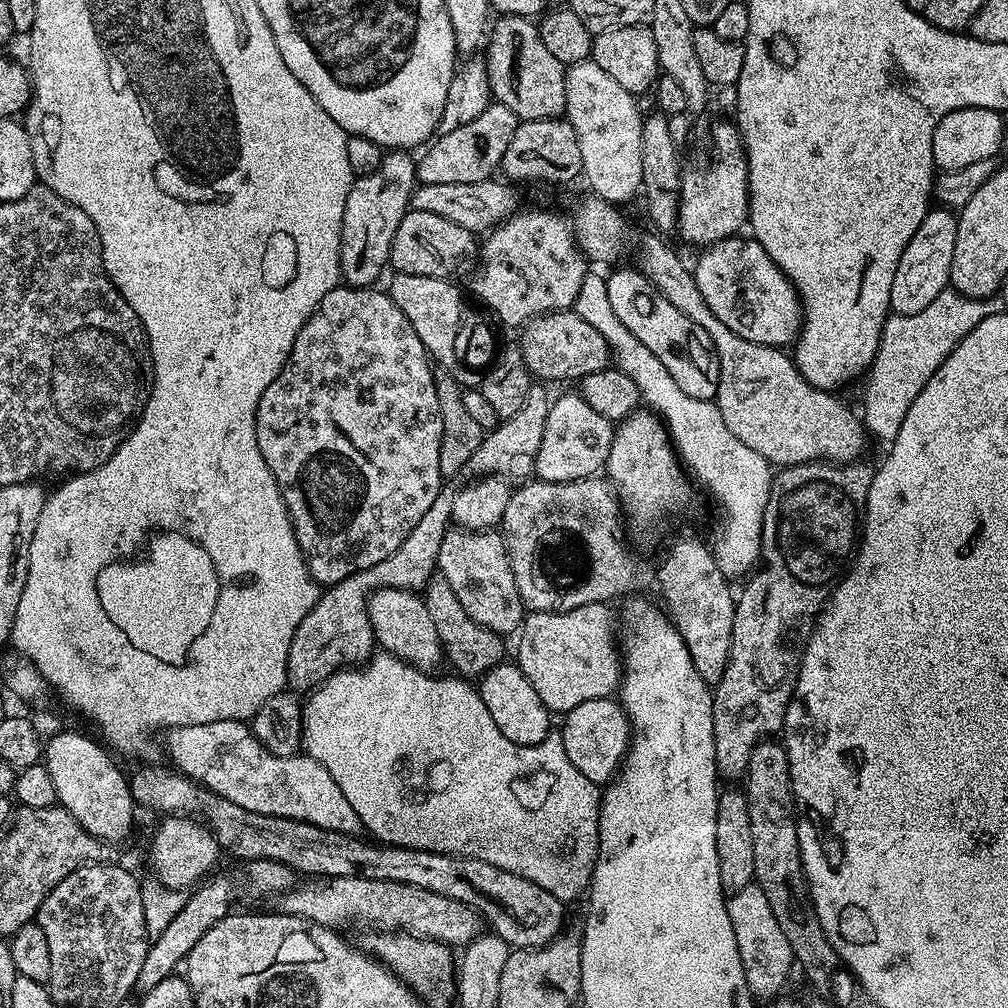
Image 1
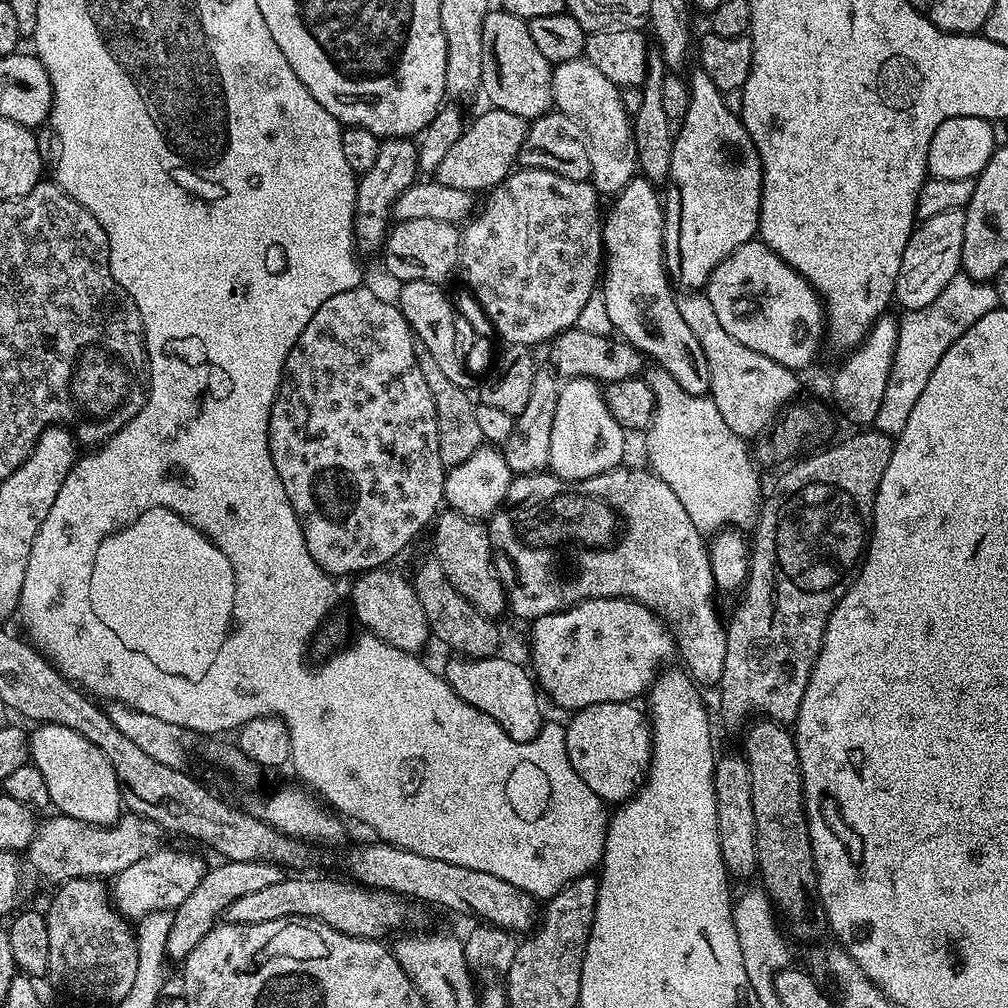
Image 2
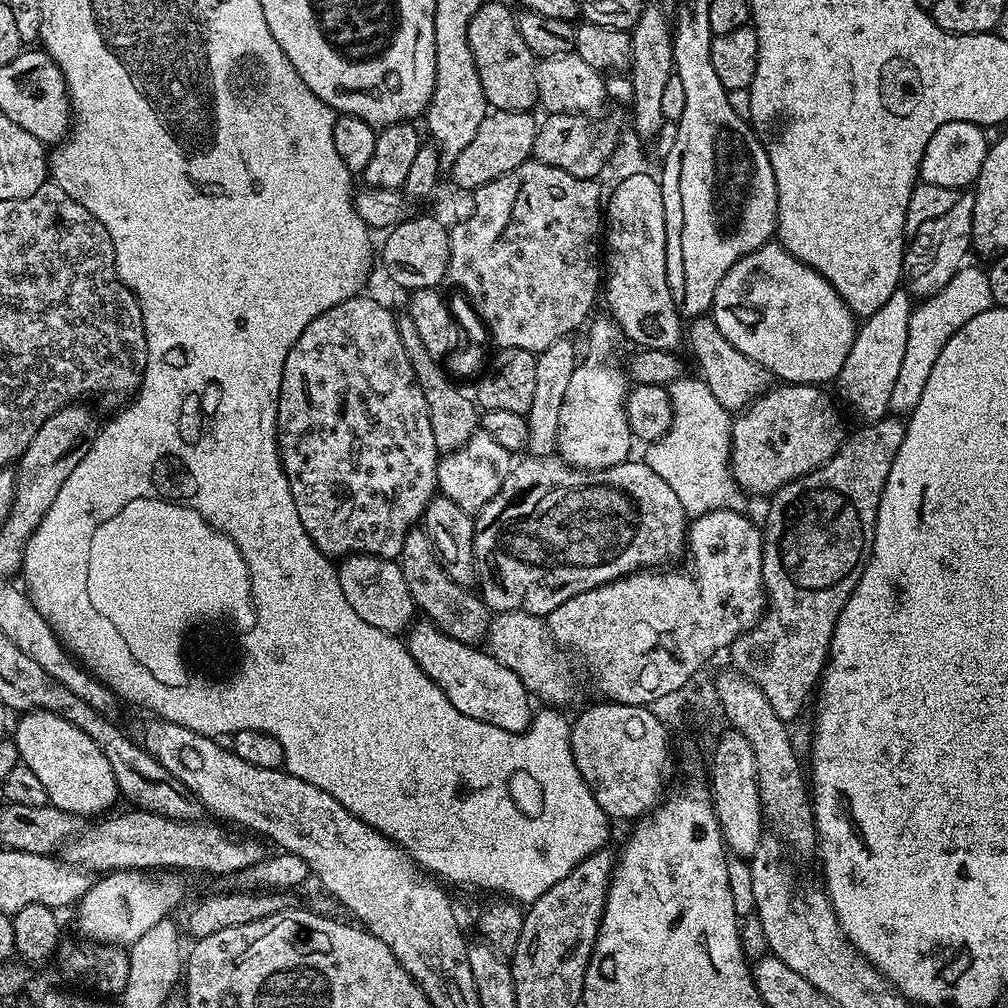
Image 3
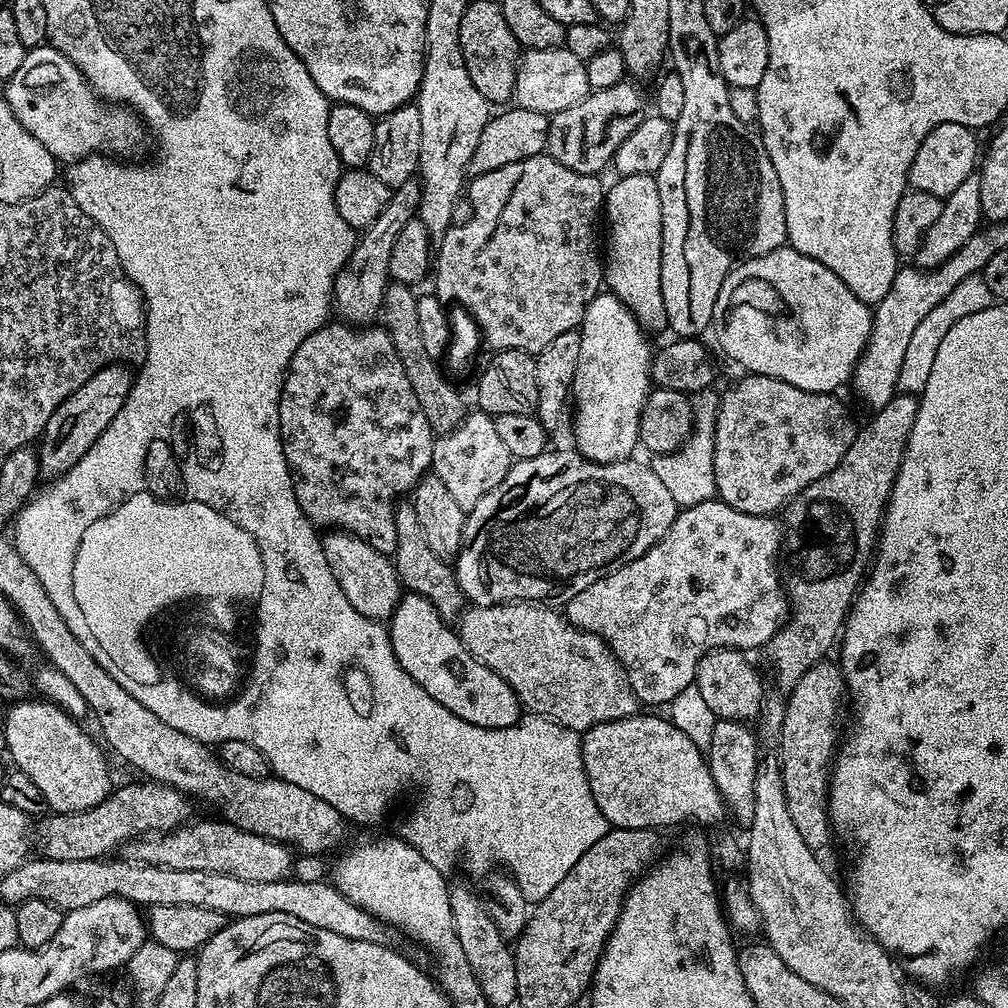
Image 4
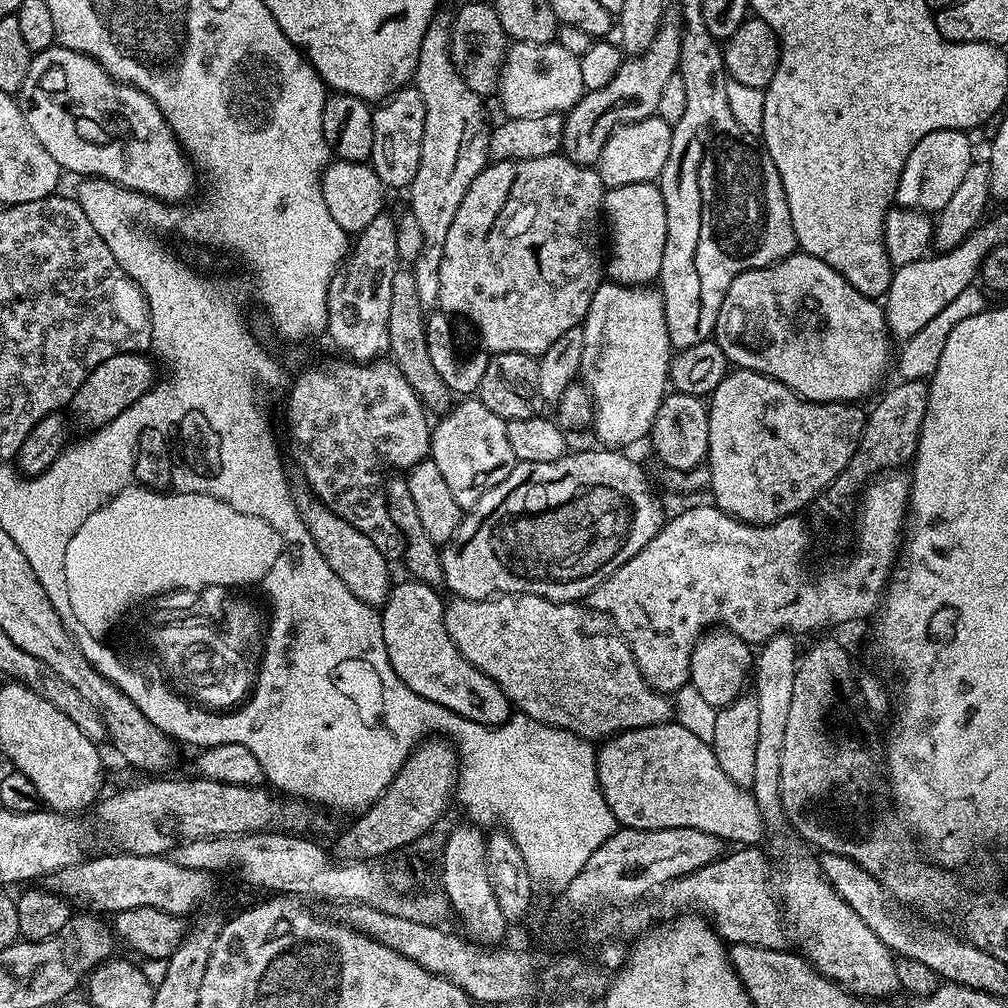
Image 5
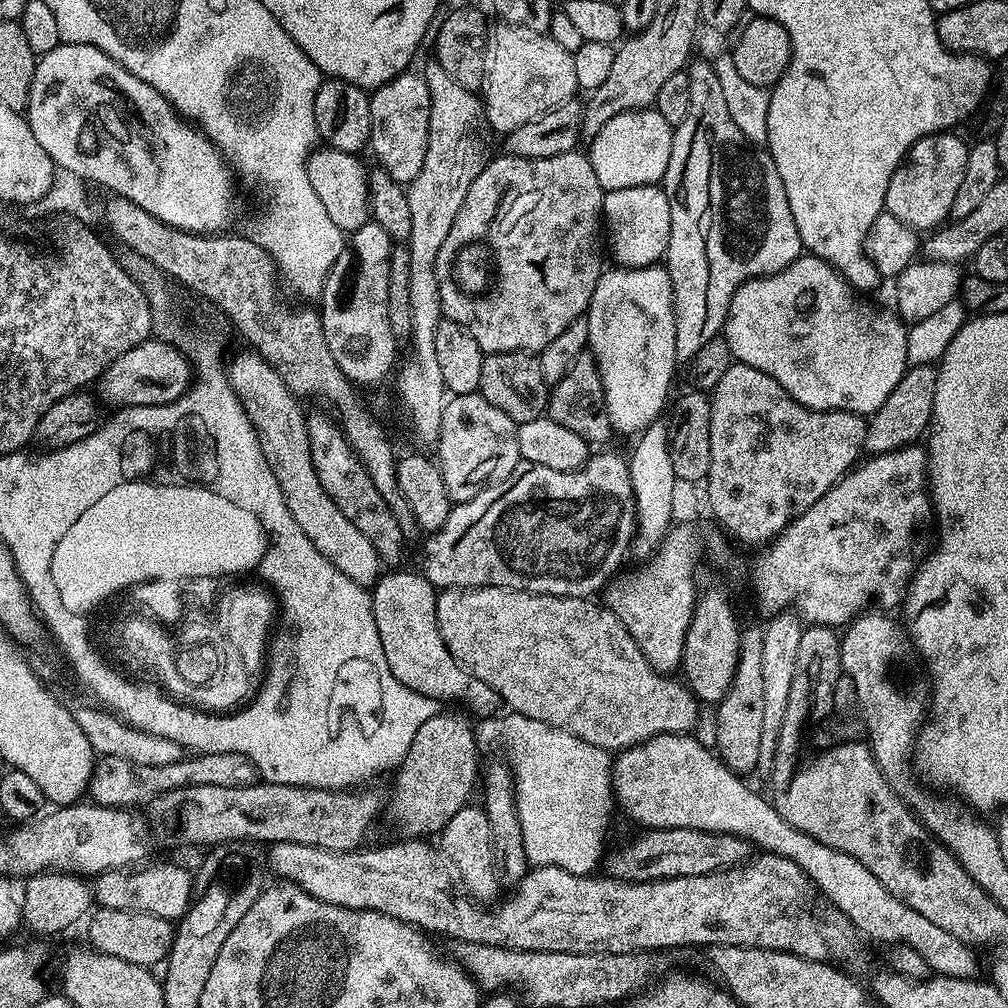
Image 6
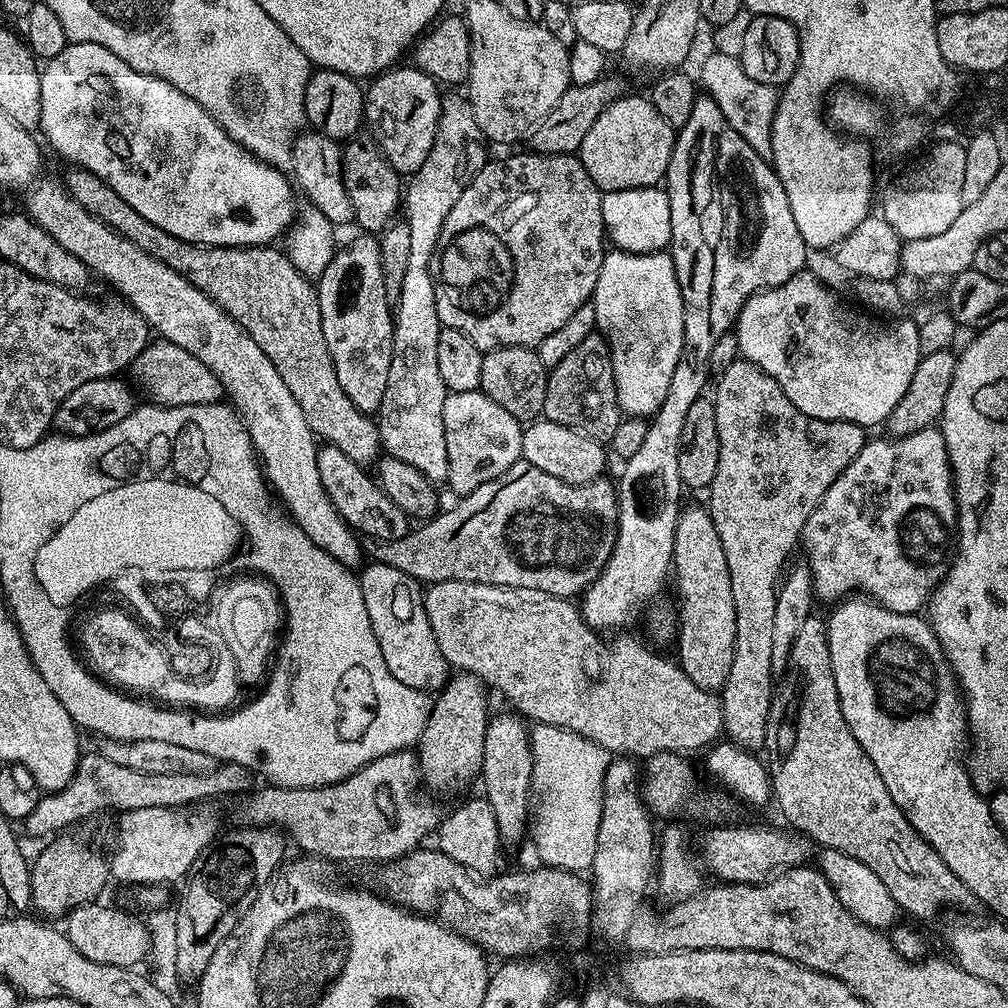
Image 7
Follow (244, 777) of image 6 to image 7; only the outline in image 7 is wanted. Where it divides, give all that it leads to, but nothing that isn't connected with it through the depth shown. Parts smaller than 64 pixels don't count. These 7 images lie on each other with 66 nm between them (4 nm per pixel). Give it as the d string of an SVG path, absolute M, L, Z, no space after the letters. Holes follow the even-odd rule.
M99 754L81 755L80 765L74 778L62 790L41 795L38 806L22 822L32 836L52 838L63 833L71 824L84 820L87 816L96 816L99 812L108 812L113 808L116 814L130 810L146 810L146 806L159 808L186 808L197 802L215 801L215 796L236 796L253 791L253 773L237 764L217 763L206 774L142 774L142 770L130 770L130 766L121 766L119 762L110 762L110 758Z

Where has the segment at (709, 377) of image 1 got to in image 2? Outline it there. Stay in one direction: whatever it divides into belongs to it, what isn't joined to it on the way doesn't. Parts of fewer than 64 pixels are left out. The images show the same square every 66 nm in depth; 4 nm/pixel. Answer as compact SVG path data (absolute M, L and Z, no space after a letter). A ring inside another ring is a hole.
M634 178L630 183L623 188L622 191L615 193L612 204L612 209L607 209L606 215L602 220L602 252L606 257L606 271L602 276L602 295L604 298L604 305L606 306L606 314L610 318L613 329L627 343L633 344L640 352L643 352L649 361L655 362L659 367L664 368L669 374L670 378L674 378L674 382L678 382L678 386L682 386L682 390L686 390L686 394L694 394L695 396L702 396L708 392L708 367L706 366L706 354L702 354L702 346L698 346L698 338L694 338L694 333L691 332L690 326L686 326L686 322L682 319L682 314L676 305L676 296L672 292L673 285L670 283L669 273L666 271L664 259L664 205L660 194L656 194L657 188L653 181L643 178Z

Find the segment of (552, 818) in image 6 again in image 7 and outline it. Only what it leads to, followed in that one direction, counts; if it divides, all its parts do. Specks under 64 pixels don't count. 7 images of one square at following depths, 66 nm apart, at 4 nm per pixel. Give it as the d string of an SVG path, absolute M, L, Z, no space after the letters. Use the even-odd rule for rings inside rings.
M533 723L532 737L532 792L534 793L534 819L530 824L530 840L536 847L541 865L561 868L567 872L584 874L594 862L594 846L598 842L598 822L602 822L602 790L610 754L602 746L574 734L569 728Z

